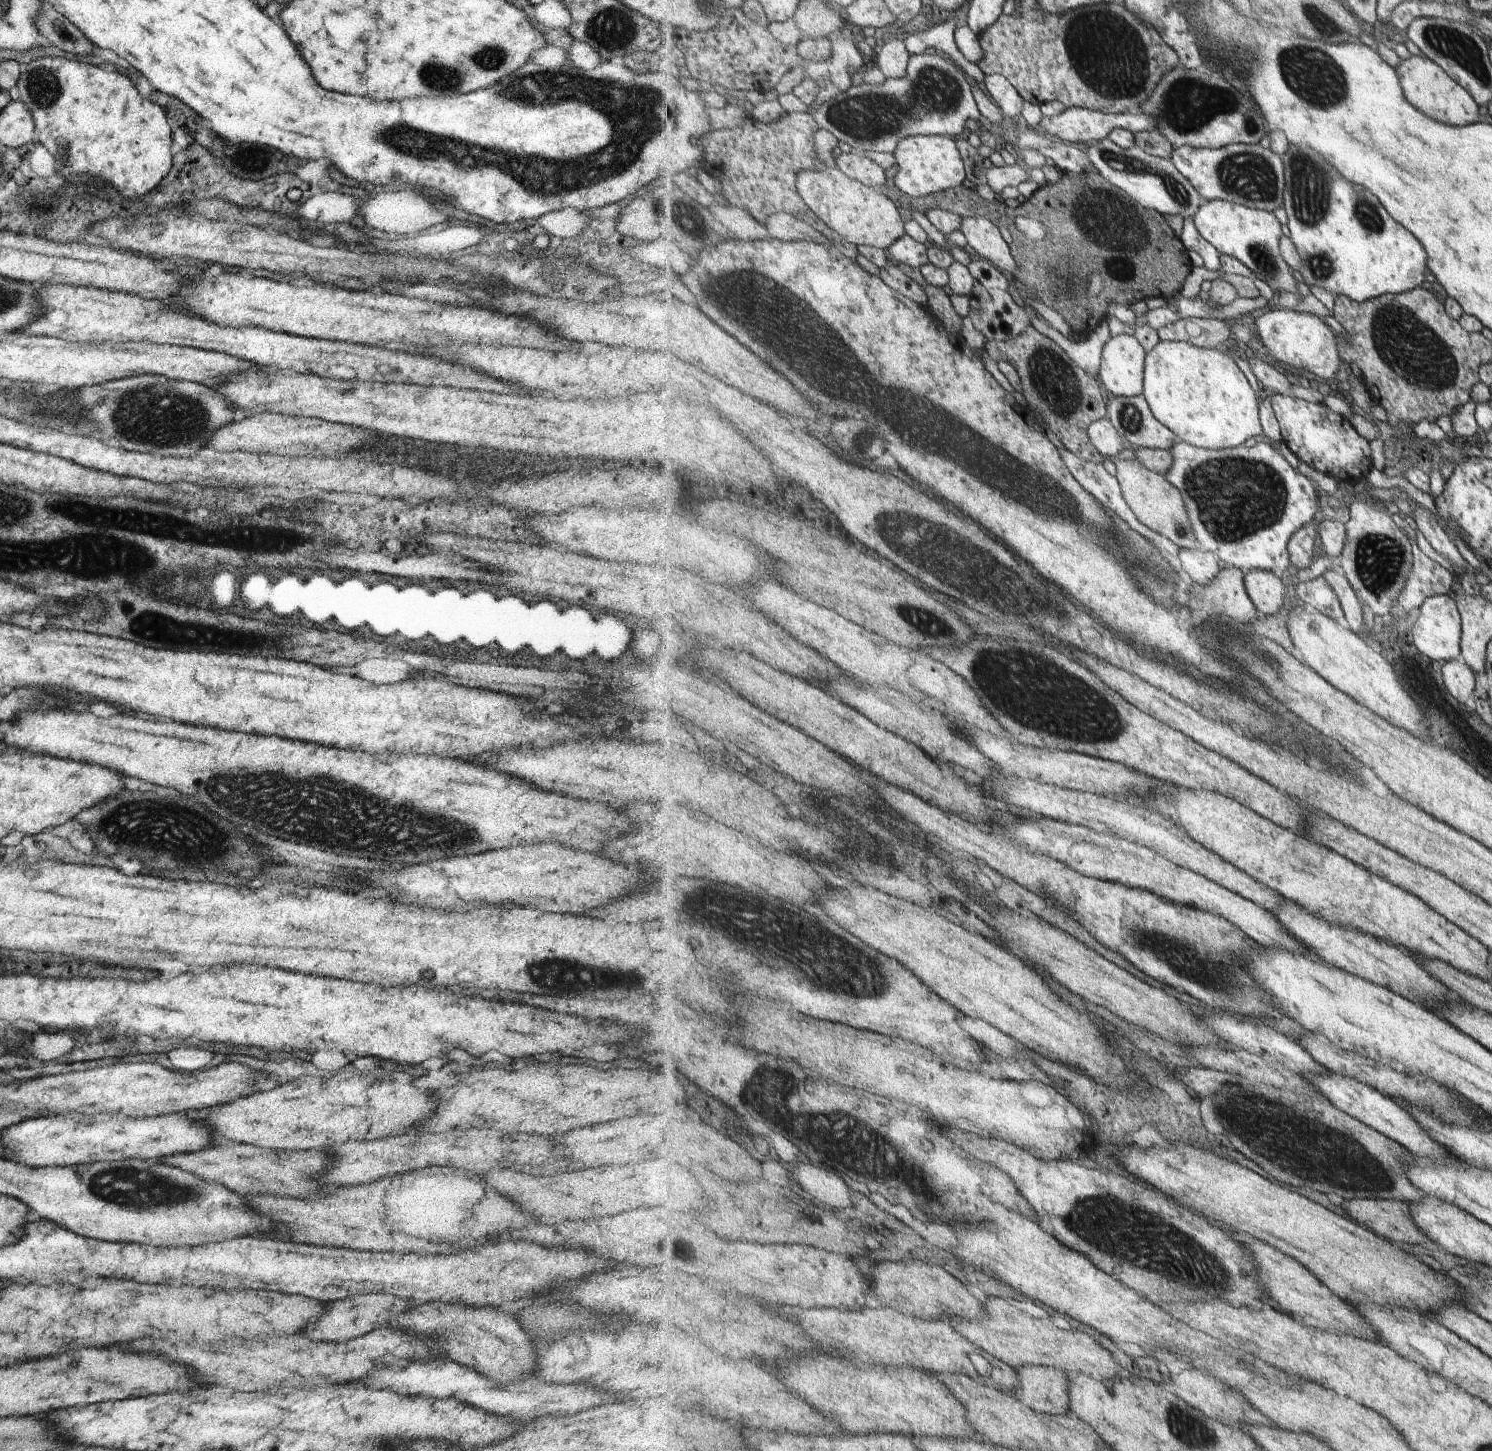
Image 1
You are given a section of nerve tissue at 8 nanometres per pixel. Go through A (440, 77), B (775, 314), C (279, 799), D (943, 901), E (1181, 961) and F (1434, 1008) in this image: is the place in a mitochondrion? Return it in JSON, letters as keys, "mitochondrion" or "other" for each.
{"A":"mitochondrion","B":"mitochondrion","C":"mitochondrion","D":"other","E":"mitochondrion","F":"other"}

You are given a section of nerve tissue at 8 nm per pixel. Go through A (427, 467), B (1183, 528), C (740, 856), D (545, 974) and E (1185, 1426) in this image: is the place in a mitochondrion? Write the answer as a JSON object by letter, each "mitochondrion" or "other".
{"A":"other","B":"mitochondrion","C":"other","D":"mitochondrion","E":"mitochondrion"}

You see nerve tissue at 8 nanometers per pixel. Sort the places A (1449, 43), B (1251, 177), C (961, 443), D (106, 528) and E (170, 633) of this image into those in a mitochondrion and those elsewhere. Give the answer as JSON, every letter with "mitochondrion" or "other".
{"A":"mitochondrion","B":"mitochondrion","C":"mitochondrion","D":"mitochondrion","E":"mitochondrion"}

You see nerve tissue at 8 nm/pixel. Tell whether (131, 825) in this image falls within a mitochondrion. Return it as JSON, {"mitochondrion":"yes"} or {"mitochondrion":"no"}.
{"mitochondrion":"yes"}

